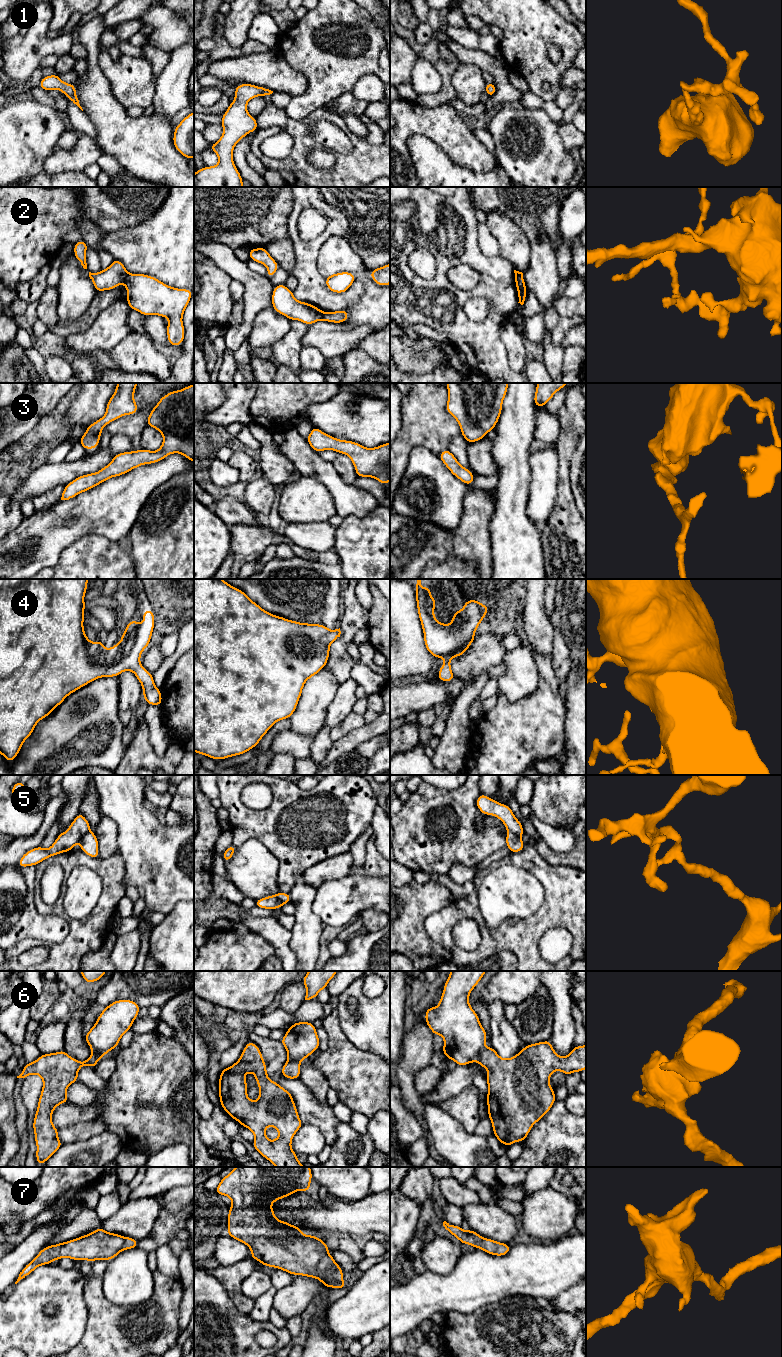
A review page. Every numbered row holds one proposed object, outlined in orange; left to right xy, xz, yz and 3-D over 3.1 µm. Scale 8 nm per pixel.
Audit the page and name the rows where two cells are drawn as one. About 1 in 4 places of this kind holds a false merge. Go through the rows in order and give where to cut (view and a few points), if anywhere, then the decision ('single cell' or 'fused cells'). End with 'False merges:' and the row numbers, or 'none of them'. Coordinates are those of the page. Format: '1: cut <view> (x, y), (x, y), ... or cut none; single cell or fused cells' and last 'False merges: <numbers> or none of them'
1: cut none; single cell
2: cut xy (128, 273), (123, 282); fused cells
3: cut none; single cell
4: cut none; single cell
5: cut xy (89, 829), (79, 841); fused cells
6: cut yz (483, 1047), (475, 1060); fused cells
7: cut none; single cell
False merges: 2, 5, 6

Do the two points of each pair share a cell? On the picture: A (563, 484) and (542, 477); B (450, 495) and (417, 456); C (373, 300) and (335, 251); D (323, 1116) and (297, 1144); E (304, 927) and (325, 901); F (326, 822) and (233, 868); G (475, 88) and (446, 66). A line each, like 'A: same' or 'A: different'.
A: different
B: same
C: same
D: different
E: different
F: different
G: different

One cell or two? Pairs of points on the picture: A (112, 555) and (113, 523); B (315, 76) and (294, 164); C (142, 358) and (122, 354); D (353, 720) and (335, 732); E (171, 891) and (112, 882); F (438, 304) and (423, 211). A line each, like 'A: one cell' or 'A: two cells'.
A: two cells
B: two cells
C: one cell
D: one cell
E: two cells
F: one cell

